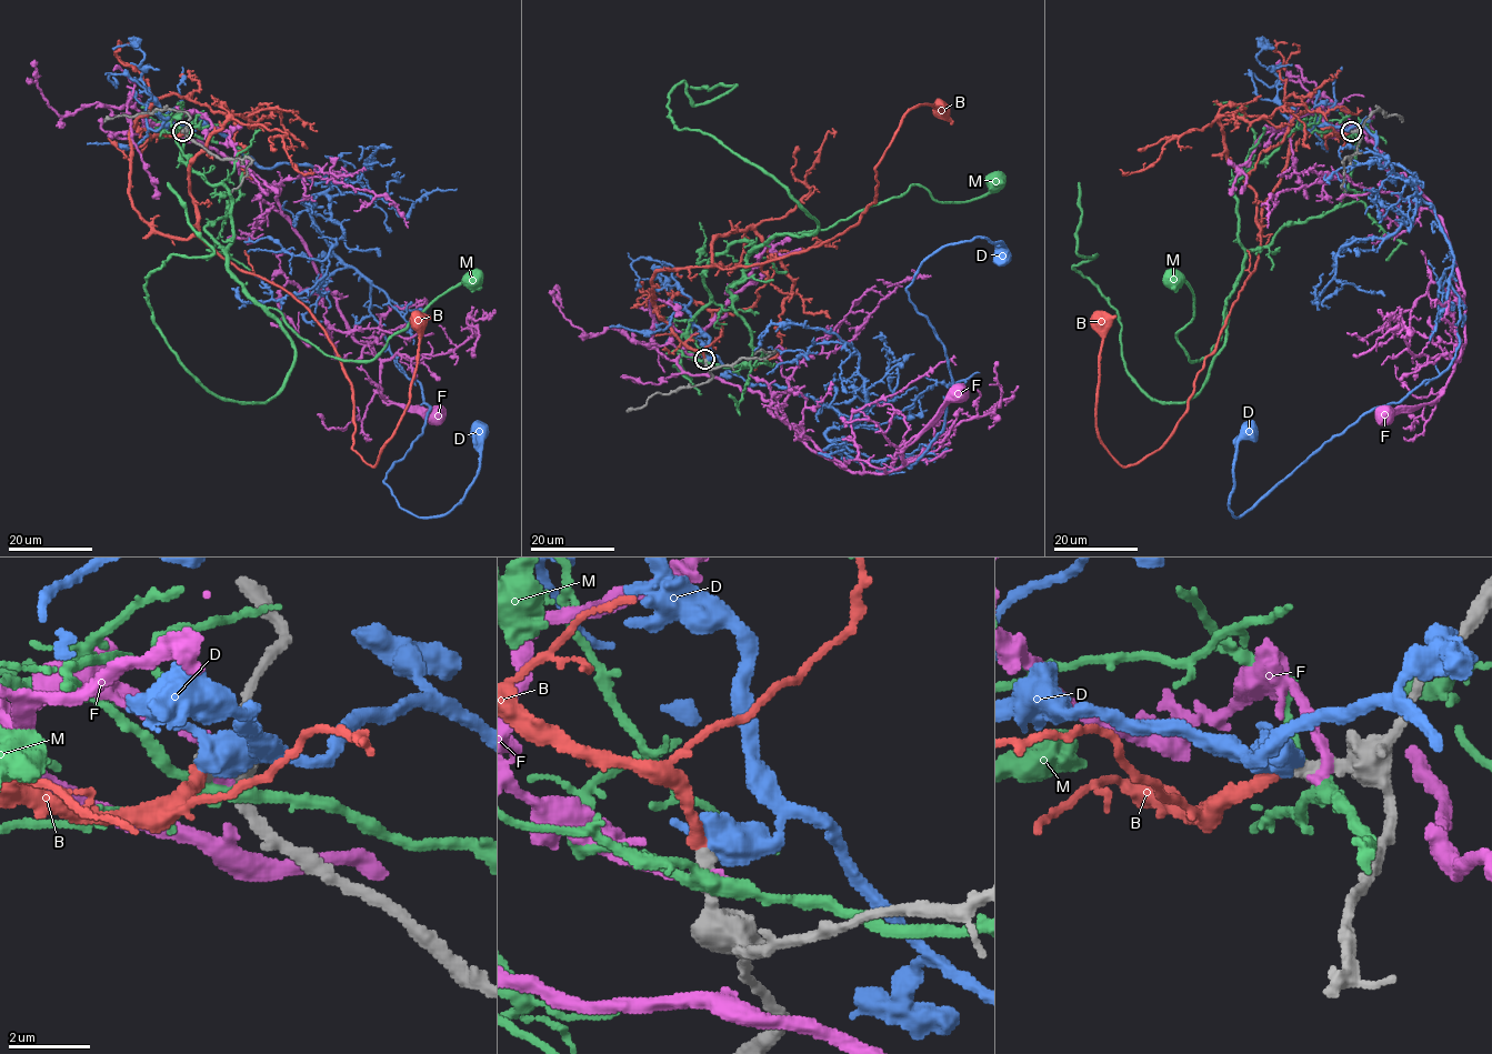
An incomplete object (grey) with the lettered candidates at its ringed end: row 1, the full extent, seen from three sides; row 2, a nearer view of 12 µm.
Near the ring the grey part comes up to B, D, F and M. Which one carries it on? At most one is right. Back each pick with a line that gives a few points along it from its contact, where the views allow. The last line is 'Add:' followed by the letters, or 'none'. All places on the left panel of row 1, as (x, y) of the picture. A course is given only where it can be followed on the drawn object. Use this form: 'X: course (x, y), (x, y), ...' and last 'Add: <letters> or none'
B: course (182, 131), (134, 127), (132, 206), (309, 310), (341, 360), (352, 449), (371, 467), (409, 400), (417, 321)
Add: B

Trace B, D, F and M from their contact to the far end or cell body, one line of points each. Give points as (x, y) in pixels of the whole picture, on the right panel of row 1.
B: (1351, 131), (1299, 127), (1291, 138), (1255, 268), (1188, 410), (1127, 467), (1095, 422), (1102, 321)
D: (1351, 131), (1434, 209), (1459, 345), (1237, 518), (1251, 432)
F: (1354, 131), (1344, 126), (1361, 129), (1391, 174), (1431, 202), (1464, 300), (1464, 343), (1443, 392), (1388, 413)
M: (1354, 131), (1342, 201), (1247, 254), (1202, 359), (1178, 340), (1193, 292), (1173, 282)

